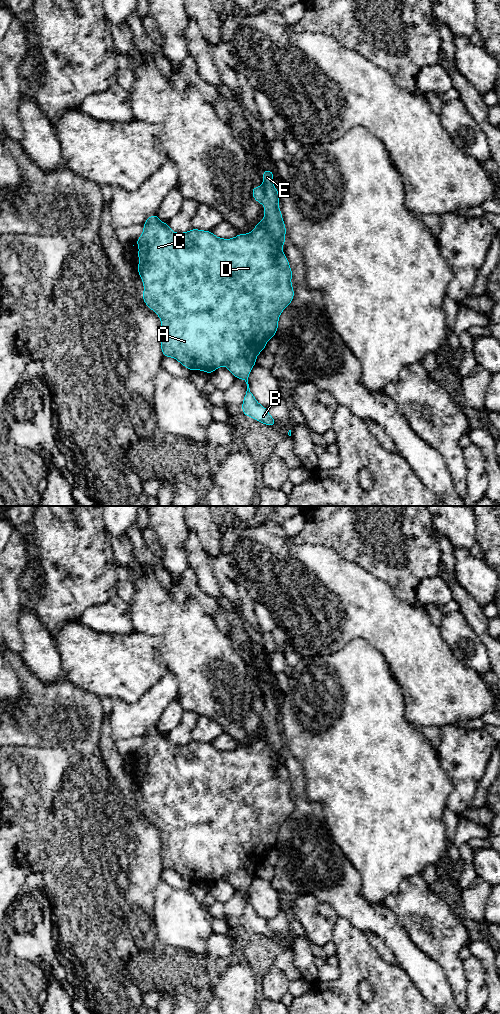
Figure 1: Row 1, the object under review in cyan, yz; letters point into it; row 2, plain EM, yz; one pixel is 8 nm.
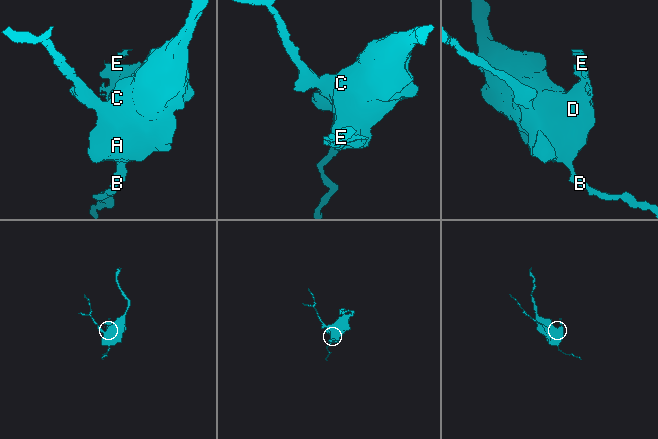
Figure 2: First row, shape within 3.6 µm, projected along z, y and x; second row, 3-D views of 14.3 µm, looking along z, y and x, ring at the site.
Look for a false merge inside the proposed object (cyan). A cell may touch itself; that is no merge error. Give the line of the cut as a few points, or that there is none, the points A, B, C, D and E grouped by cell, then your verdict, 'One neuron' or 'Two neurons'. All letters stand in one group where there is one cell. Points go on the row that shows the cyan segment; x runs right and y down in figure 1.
Split along yz (264, 219), (265, 226), (274, 244), (279, 249). Groups: A B C D / E. Two neurons

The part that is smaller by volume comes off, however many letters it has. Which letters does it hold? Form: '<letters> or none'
E

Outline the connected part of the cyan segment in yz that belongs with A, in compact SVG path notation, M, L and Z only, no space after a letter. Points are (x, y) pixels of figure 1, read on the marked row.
M157 214L151 215L143 224L144 231L139 239L136 239L135 243L139 245L139 253L137 257L140 259L139 266L135 268L143 281L144 303L152 309L161 319L161 350L164 357L173 357L179 361L184 367L189 370L203 370L210 374L221 366L227 366L229 371L234 375L235 379L241 378L247 384L247 391L245 398L241 406L243 407L242 414L247 415L256 421L264 423L268 426L274 426L277 421L273 419L268 410L260 405L254 398L250 391L248 384L248 377L251 369L256 364L257 355L265 349L266 343L269 339L276 335L278 328L278 320L281 312L292 302L294 297L294 290L291 285L292 270L289 262L279 248L276 247L271 233L266 227L265 220L260 221L254 230L248 234L238 234L232 239L222 239L215 236L211 231L203 231L198 229L191 229L184 233L175 233L170 228L168 223L160 222Z

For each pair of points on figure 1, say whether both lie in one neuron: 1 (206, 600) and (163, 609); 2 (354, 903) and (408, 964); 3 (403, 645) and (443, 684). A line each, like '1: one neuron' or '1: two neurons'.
1: two neurons
2: one neuron
3: one neuron

